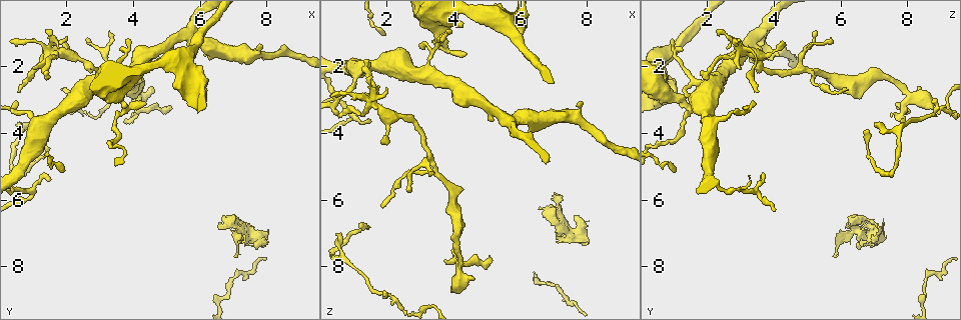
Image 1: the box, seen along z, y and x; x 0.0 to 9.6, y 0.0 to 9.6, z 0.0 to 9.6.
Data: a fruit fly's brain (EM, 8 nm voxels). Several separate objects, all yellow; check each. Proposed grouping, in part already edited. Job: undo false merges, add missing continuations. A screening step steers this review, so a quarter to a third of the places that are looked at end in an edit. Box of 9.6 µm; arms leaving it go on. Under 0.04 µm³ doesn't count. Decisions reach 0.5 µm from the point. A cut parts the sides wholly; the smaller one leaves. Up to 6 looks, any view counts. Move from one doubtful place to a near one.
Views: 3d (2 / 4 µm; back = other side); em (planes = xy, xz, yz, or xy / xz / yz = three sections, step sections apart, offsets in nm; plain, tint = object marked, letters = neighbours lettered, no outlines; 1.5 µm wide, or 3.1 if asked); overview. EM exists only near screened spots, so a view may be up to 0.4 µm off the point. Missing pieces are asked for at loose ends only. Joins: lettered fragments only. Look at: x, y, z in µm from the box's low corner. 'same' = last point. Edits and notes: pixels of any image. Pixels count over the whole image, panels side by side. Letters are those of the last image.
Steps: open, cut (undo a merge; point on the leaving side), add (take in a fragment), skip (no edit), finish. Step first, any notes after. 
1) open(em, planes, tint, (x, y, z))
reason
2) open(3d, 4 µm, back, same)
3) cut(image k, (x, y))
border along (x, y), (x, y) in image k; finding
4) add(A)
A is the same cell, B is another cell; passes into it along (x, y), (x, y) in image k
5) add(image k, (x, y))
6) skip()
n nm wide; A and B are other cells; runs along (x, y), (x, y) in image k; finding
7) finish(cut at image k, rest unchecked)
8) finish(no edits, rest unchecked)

open(em, planes, letters, (0.85, 6.05, 3.65))
a narrow waist

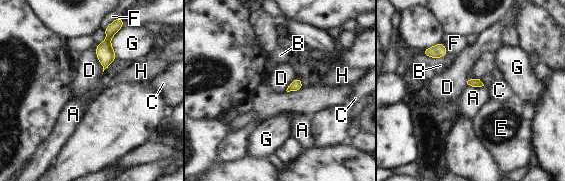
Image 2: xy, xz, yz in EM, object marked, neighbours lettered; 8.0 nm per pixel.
skip()
60 nm wide; A, B, C, D, E, F, G and H are other cells; border along (468, 84), (472, 86), (484, 85) in image 2; one neuron here

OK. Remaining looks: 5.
open(3d, 4 µm, (1.65, 1.60, 3.10))
sudden change in width

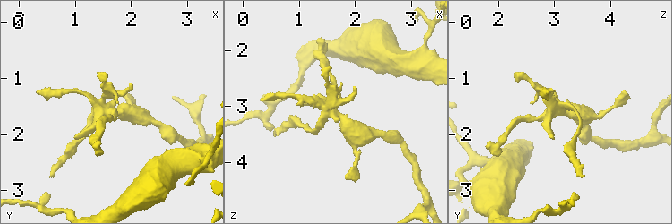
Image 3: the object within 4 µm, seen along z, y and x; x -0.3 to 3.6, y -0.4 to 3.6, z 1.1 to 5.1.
open(em, yz, step 8, letters, (1.65, 1.55, 3.15))

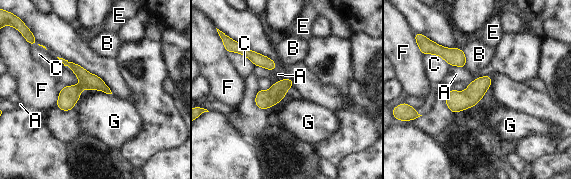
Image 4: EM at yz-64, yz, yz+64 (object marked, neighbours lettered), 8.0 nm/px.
cut(image 4, (90, 81))
140 nm wide; A, B, C, E, F and G are other cells; the part that leaves runs along (66, 63), (107, 90) in image 4; two neurons meet here

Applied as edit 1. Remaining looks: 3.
finish(cut at image 4, rest unchecked)

